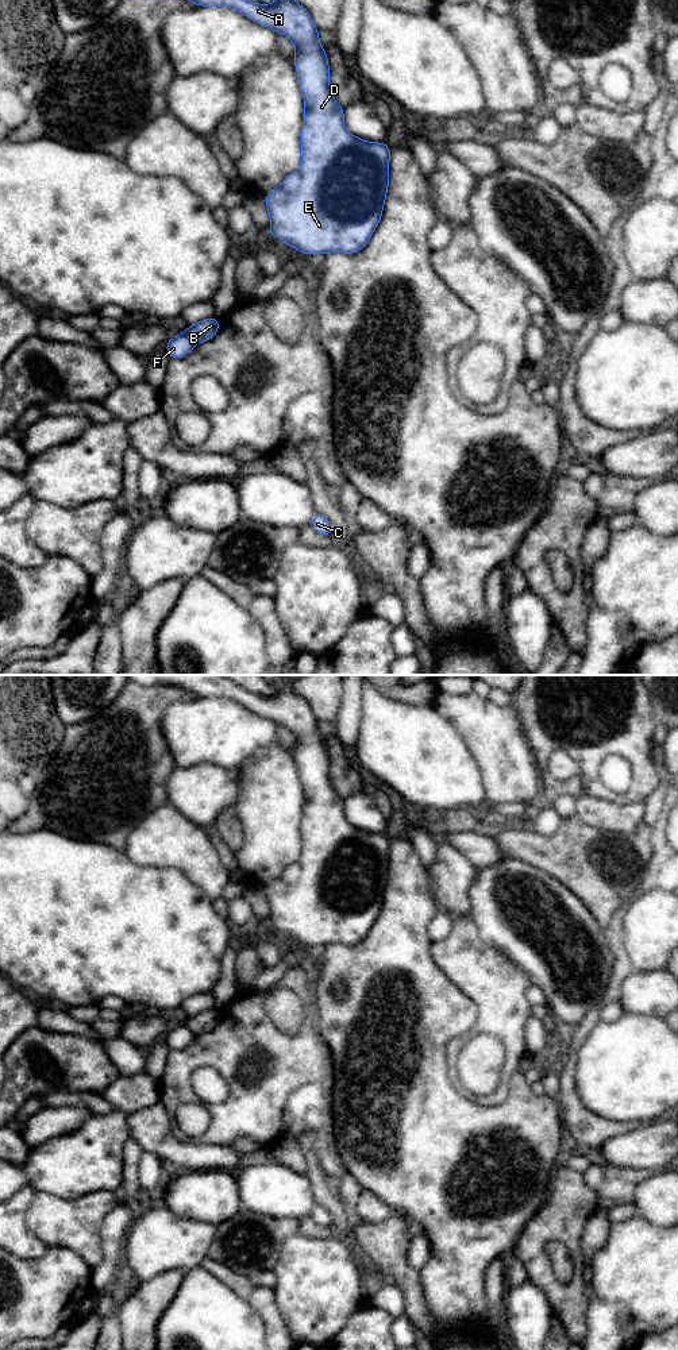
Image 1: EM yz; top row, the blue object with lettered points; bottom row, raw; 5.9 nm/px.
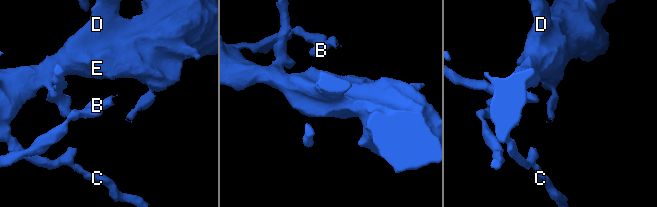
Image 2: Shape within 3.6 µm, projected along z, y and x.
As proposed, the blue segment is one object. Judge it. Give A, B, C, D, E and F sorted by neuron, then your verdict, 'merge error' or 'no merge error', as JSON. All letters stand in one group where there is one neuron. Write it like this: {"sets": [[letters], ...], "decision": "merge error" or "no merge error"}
{"sets": [["A", "C", "D", "E", "F"], ["B"]], "decision": "merge error"}

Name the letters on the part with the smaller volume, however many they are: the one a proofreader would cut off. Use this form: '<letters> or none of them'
B

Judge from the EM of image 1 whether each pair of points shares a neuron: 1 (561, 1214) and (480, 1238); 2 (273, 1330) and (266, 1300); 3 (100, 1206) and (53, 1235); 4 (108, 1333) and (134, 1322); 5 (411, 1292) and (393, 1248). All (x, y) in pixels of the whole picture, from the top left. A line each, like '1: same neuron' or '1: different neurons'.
1: different neurons
2: same neuron
3: same neuron
4: different neurons
5: same neuron

